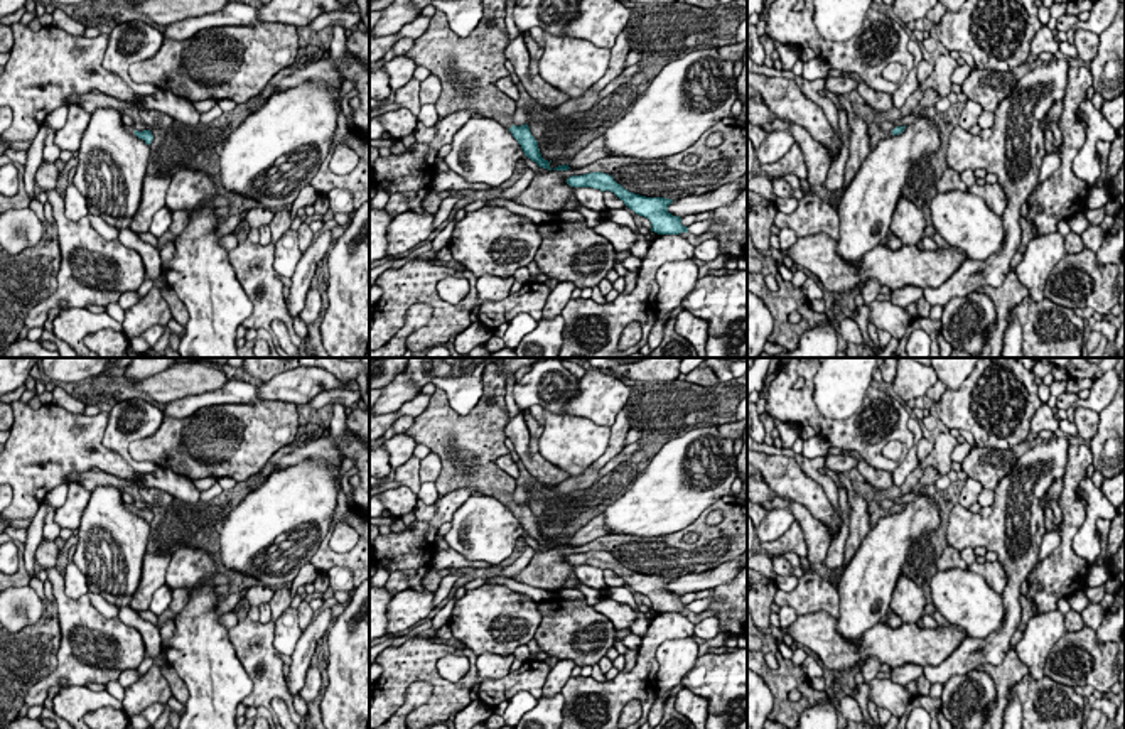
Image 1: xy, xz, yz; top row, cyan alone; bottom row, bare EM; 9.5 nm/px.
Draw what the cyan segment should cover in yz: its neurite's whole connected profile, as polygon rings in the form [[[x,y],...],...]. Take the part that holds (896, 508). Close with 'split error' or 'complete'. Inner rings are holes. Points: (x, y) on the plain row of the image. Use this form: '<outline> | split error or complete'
[[[874,500],[867,503],[867,511],[869,511],[869,518],[870,518],[870,528],[875,526],[875,523],[882,518],[882,516],[887,516],[891,513],[899,513],[902,511],[906,506],[904,505],[896,505],[894,508],[891,510],[882,510],[879,503],[875,503]]] | split error

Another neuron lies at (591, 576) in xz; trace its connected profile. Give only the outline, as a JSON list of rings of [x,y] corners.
[[[573,565],[573,574],[580,584],[606,592],[607,584],[604,580],[604,570],[594,565]]]

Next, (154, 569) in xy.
[[[147,552],[142,565],[142,580],[140,587],[133,594],[132,602],[128,604],[133,611],[147,611],[155,591],[165,586],[165,575],[170,564],[169,555]]]

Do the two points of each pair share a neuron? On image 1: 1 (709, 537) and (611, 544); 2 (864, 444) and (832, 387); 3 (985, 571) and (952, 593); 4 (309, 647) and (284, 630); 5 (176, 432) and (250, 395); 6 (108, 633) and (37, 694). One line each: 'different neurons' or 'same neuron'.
1: same neuron
2: different neurons
3: different neurons
4: different neurons
5: different neurons
6: same neuron

